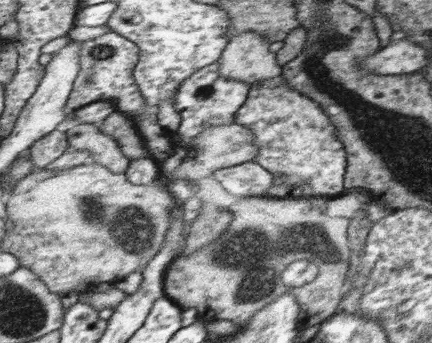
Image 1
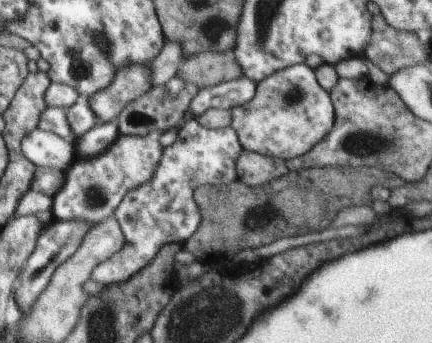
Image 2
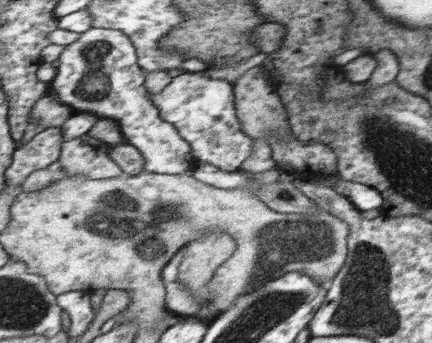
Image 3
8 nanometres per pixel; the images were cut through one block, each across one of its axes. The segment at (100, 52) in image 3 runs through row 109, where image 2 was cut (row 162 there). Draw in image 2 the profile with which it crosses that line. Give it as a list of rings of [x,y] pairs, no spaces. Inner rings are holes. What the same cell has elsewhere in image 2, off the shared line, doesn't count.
[[[51,106],[43,112],[43,118],[39,120],[39,130],[53,132],[75,148],[73,162],[69,162],[67,168],[63,170],[63,184],[53,194],[53,204],[49,210],[53,222],[85,222],[89,226],[89,232],[91,228],[97,228],[97,224],[103,224],[103,220],[115,216],[127,192],[131,192],[131,188],[135,188],[137,184],[147,182],[151,178],[151,172],[155,172],[155,164],[159,164],[163,156],[163,148],[159,146],[157,138],[143,138],[141,134],[133,136],[123,134],[115,138],[101,156],[95,158],[79,156],[77,152],[79,136],[71,130],[71,118],[67,110],[57,106]]]

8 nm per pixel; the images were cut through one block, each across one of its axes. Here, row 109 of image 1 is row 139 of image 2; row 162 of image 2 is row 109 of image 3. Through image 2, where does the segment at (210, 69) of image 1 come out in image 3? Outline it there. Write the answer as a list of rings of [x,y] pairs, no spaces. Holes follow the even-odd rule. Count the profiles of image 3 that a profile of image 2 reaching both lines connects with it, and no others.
[[[185,72],[171,78],[171,82],[159,94],[151,94],[151,102],[159,106],[163,122],[173,124],[183,142],[191,144],[191,154],[197,162],[207,162],[221,170],[233,172],[241,168],[241,162],[247,160],[251,152],[255,152],[253,140],[247,138],[247,134],[241,130],[241,122],[235,110],[233,86],[223,80]]]

